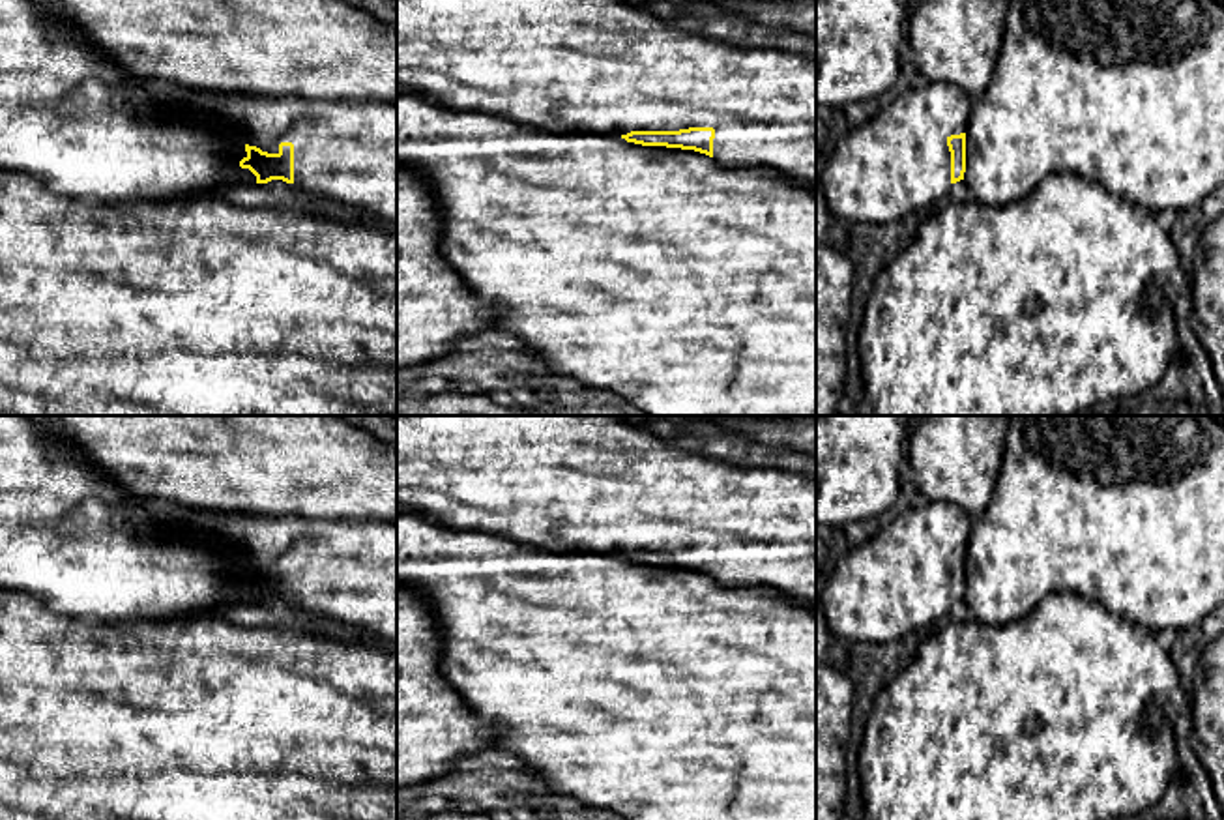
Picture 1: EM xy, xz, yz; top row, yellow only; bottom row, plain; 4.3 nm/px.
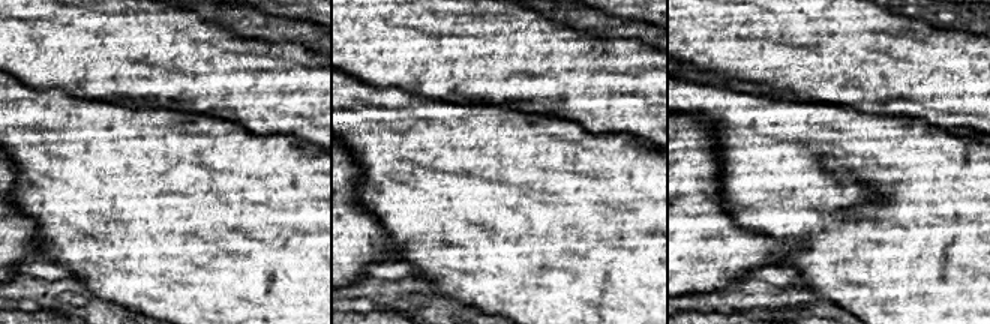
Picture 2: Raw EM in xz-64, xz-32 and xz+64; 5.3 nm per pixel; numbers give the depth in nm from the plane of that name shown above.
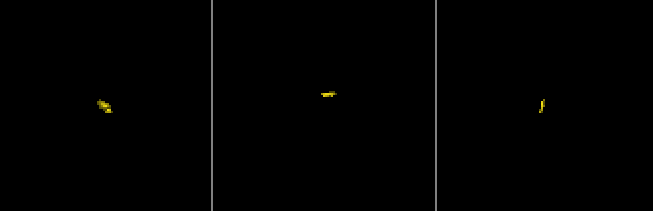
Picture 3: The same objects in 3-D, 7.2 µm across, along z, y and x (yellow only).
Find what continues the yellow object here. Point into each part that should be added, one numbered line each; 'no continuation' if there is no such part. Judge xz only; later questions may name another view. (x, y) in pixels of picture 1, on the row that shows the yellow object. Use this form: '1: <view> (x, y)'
1: xz (566, 66)

